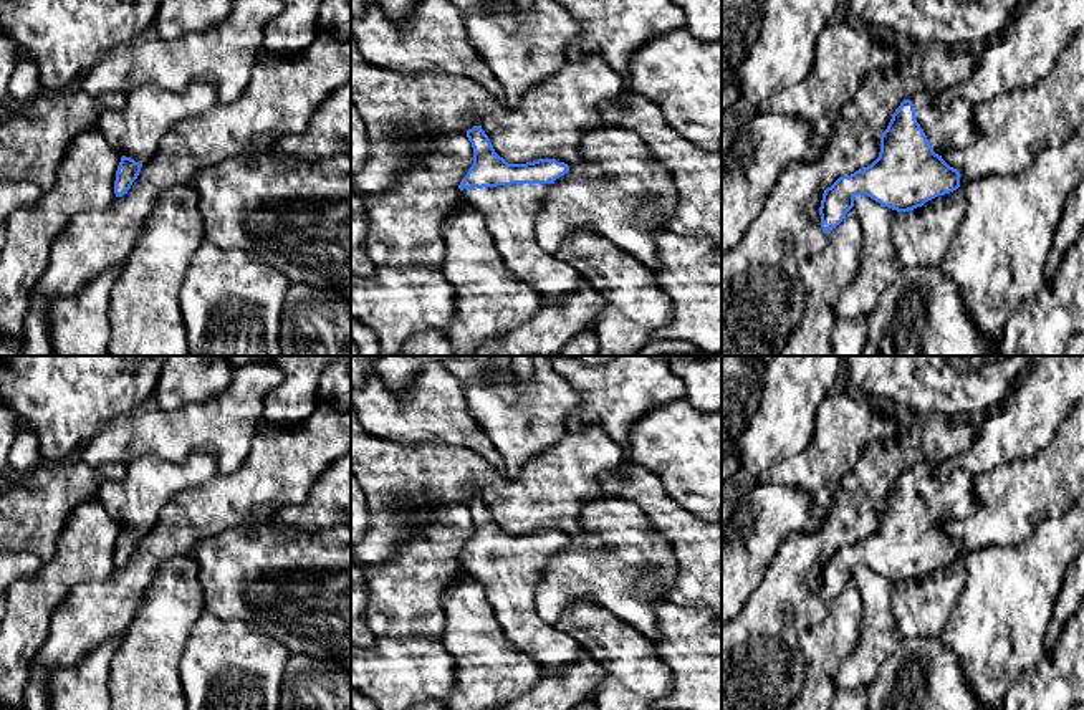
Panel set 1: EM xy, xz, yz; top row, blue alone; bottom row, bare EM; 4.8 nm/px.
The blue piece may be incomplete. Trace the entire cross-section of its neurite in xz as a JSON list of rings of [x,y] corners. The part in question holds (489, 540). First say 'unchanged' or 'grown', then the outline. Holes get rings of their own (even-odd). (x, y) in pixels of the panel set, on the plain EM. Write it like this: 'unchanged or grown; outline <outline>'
grown; outline [[[482,497],[468,500],[467,508],[473,518],[473,535],[458,556],[463,569],[483,586],[506,639],[546,672],[561,674],[586,652],[571,636],[540,619],[535,594],[554,551],[564,546],[569,536],[556,530],[508,535],[495,523]]]

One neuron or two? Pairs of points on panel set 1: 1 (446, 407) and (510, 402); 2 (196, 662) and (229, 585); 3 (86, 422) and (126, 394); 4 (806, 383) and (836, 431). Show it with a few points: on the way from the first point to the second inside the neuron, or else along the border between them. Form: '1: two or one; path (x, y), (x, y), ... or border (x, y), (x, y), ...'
1: two; border (450, 373), (462, 386), (470, 416), (490, 439)
2: two; border (206, 609), (224, 619), (244, 619), (252, 626)
3: one; path (96, 412), (116, 394)
4: two; border (833, 388), (820, 406), (815, 436), (810, 442)

